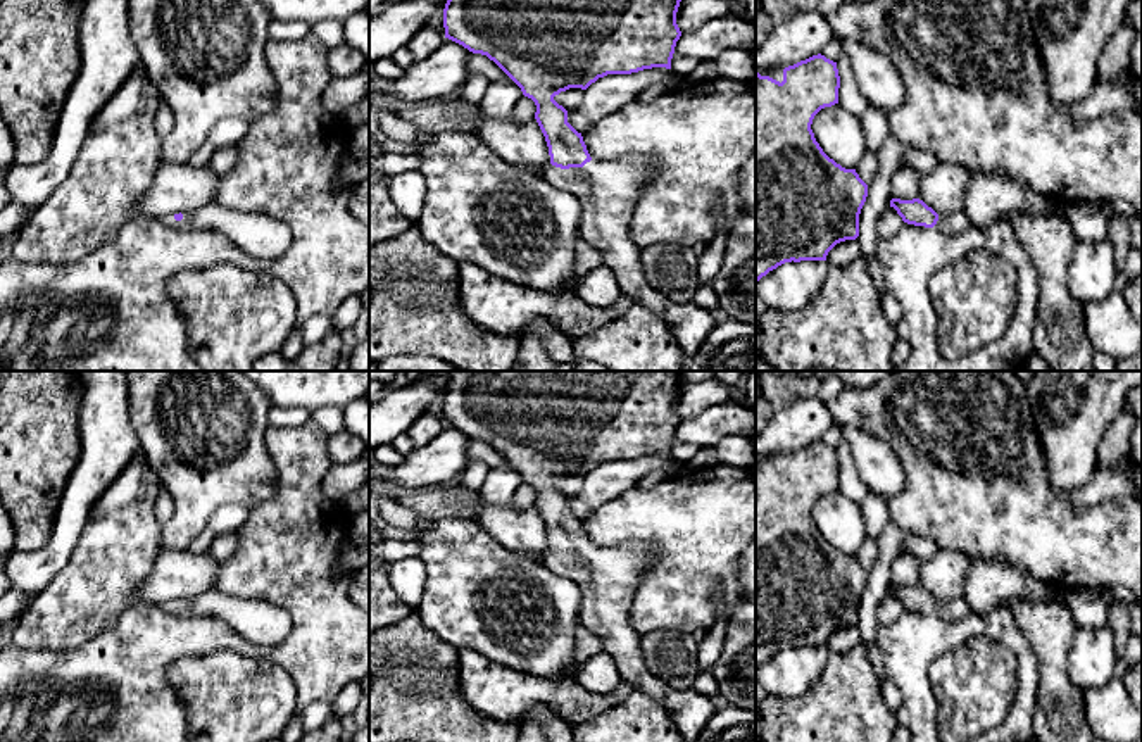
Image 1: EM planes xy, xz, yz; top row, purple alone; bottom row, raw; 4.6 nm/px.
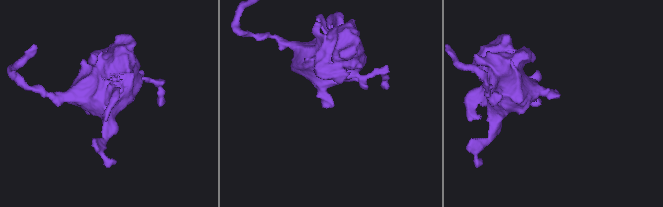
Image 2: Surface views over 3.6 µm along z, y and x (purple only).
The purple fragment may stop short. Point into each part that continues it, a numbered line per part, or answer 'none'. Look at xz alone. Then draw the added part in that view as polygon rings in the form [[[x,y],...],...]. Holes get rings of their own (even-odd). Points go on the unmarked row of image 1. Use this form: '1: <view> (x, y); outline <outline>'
1: xz (609, 577); outline [[[630,542],[618,547],[590,547],[583,554],[552,552],[543,564],[581,588],[580,625],[593,632],[619,671],[619,680],[657,701],[683,740],[693,742],[721,701],[697,690],[680,690],[656,678],[640,652],[642,635],[630,625],[630,609],[643,573],[654,564],[657,547]]]

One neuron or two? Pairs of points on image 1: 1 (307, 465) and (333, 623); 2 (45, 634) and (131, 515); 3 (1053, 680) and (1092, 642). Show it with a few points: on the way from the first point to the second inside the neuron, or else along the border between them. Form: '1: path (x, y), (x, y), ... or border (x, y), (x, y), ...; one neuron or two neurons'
1: path (306, 504), (307, 584); one neuron
2: path (75, 604), (102, 577), (118, 544); one neuron
3: border (1077, 627), (1068, 656), (1068, 675), (1082, 691); two neurons

